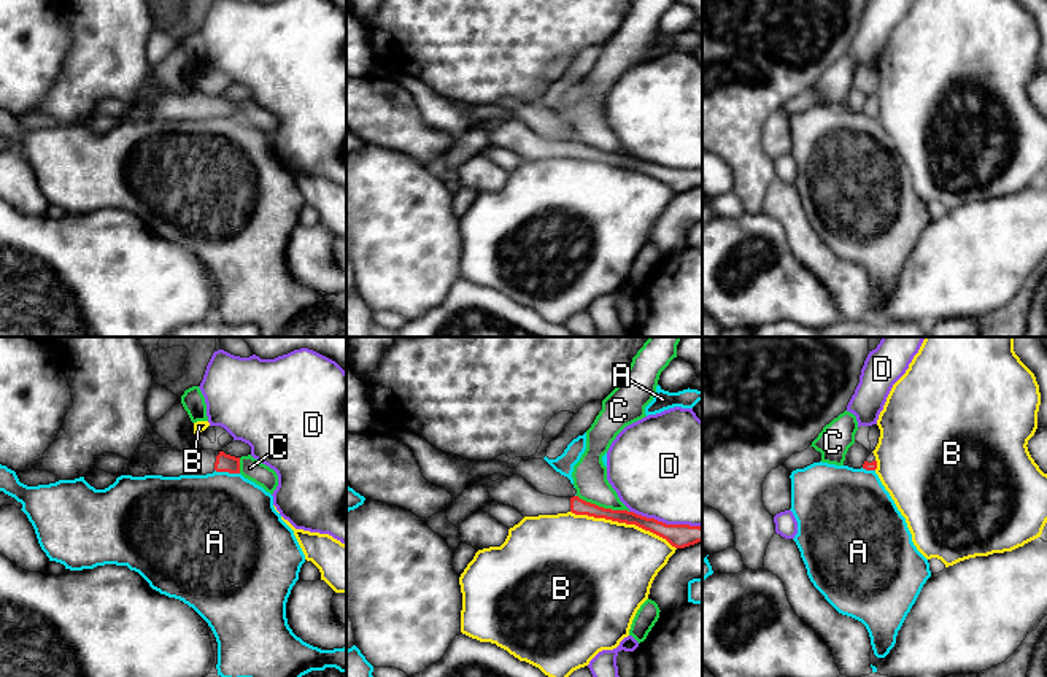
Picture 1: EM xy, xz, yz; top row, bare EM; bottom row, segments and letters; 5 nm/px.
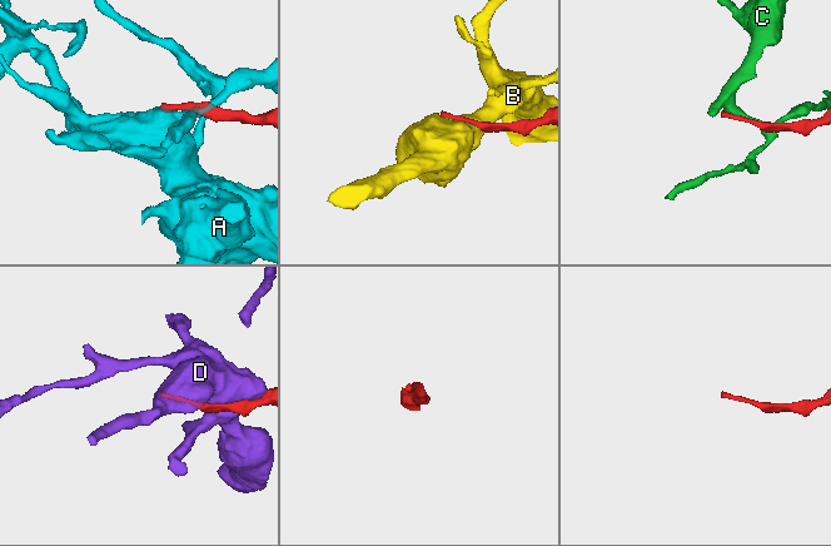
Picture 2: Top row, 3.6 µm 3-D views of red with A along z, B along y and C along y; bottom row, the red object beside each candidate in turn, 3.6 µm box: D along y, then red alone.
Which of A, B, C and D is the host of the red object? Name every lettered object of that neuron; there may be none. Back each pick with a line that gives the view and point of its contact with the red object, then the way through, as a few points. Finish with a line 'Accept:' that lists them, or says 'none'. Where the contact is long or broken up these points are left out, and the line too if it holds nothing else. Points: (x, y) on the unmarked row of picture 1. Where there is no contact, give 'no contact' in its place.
Accept: none

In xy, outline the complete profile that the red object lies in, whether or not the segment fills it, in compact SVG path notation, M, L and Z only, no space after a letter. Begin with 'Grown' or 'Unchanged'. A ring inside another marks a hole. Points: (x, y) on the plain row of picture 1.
Grown. M148 78L132 100L132 106L143 106L149 111L151 119L180 121L180 119L207 119L216 116L240 118L240 102L213 94L203 94L194 89L187 95L175 92L159 92Z

